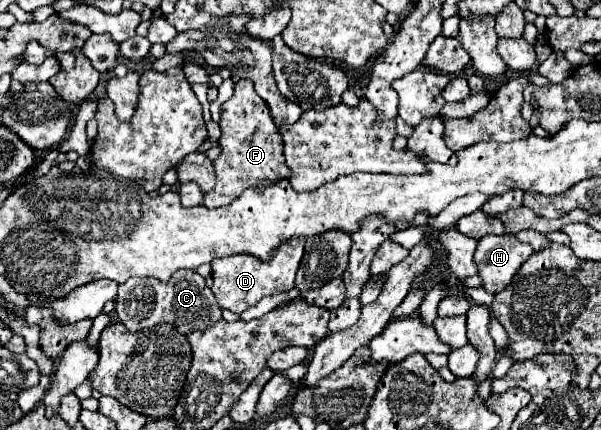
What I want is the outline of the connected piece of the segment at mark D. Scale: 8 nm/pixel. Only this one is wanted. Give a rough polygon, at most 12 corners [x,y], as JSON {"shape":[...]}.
{"shape":[[304,240],[270,262],[226,256],[212,262],[212,292],[236,314],[290,292]]}

